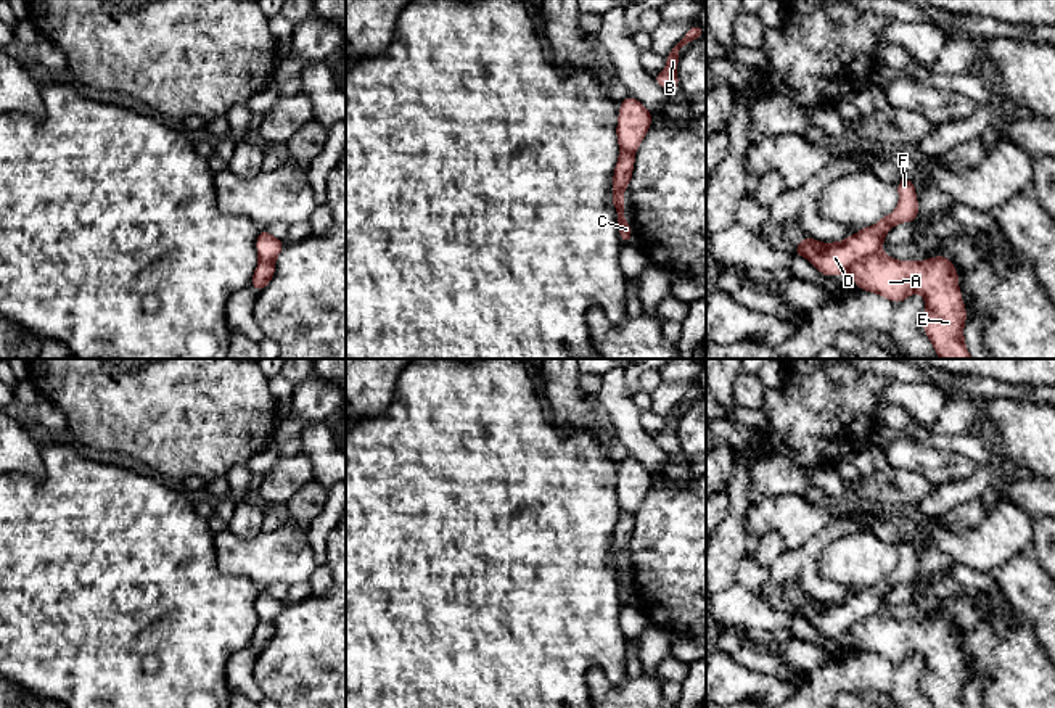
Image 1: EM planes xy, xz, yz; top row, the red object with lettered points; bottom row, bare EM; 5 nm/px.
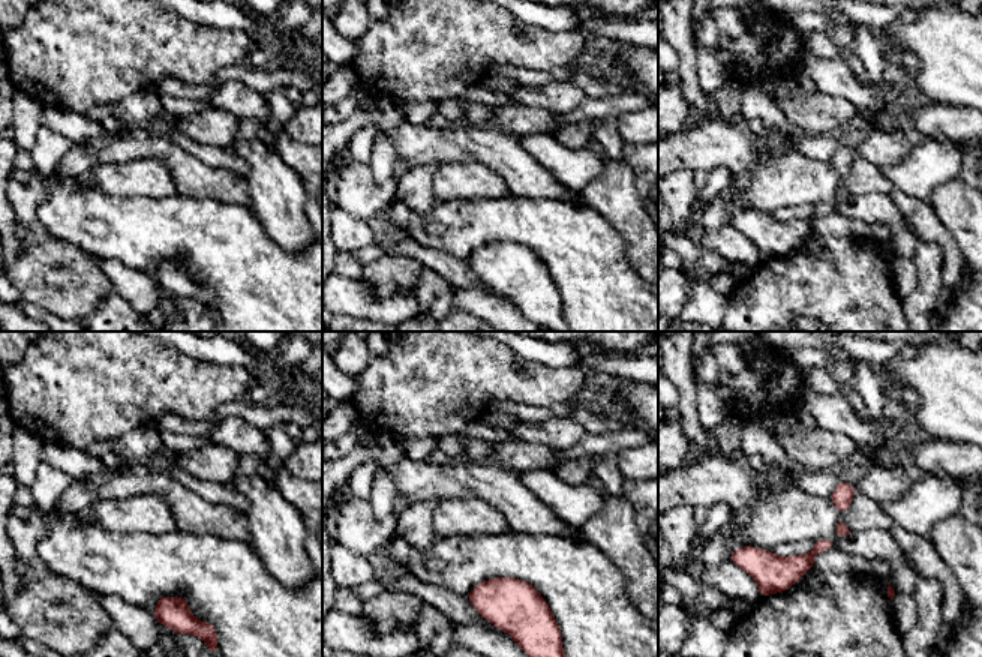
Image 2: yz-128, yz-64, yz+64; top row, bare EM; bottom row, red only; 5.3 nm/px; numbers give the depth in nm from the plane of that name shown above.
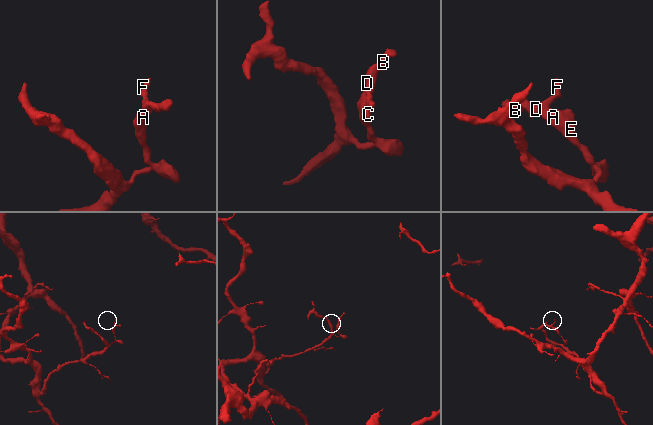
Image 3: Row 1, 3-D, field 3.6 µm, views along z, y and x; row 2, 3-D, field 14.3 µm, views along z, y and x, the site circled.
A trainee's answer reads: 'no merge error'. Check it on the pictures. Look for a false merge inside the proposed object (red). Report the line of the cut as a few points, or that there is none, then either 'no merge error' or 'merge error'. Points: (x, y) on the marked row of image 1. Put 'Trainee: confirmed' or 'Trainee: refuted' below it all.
yz (880, 251), (866, 256), (849, 271) | merge error
Trainee: refuted

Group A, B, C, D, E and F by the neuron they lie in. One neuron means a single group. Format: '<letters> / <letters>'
A C E / B D F

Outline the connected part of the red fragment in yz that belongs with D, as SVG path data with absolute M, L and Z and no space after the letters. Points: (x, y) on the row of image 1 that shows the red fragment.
M901 179L897 193L897 208L875 225L833 243L822 243L806 235L796 248L791 248L793 253L806 257L825 277L849 274L857 262L881 253L885 237L894 225L912 222L920 216L912 179Z

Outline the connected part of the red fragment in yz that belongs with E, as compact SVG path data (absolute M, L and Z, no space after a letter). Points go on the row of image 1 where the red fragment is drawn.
M876 253L851 270L856 286L902 303L912 293L923 296L923 331L941 359L973 359L965 346L967 309L959 288L959 274L947 256L926 261L896 261Z

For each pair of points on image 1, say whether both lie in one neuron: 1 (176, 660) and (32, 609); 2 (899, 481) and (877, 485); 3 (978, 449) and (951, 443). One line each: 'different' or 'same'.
1: same
2: same
3: same

